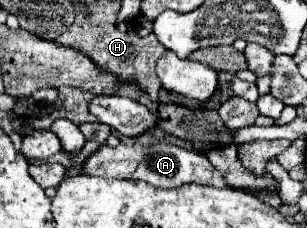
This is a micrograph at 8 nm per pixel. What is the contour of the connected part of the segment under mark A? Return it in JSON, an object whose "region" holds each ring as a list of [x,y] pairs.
{"region":[[[119,143],[117,147],[101,145],[87,161],[83,163],[81,171],[85,175],[97,175],[97,177],[119,177],[119,179],[141,179],[149,185],[173,189],[181,187],[185,183],[197,183],[197,185],[213,185],[213,187],[225,187],[225,179],[215,171],[215,167],[209,163],[205,153],[195,153],[181,149],[177,145],[157,143],[157,145],[141,145],[141,143]]]}

